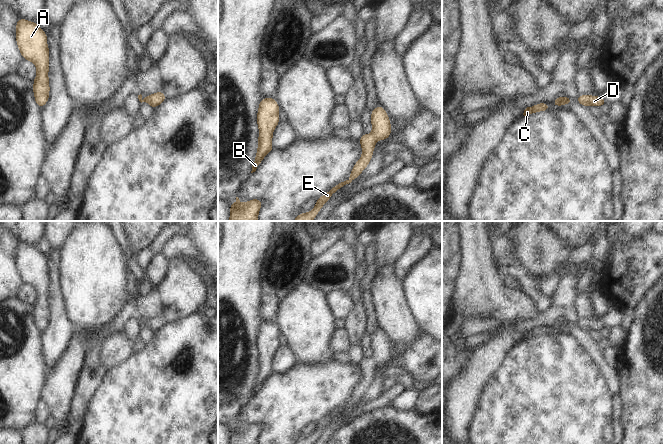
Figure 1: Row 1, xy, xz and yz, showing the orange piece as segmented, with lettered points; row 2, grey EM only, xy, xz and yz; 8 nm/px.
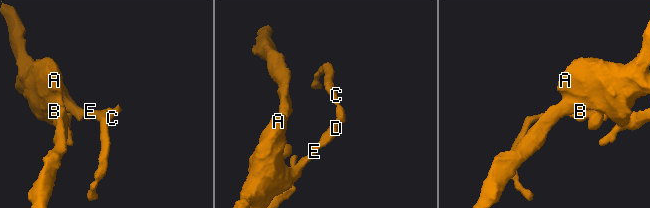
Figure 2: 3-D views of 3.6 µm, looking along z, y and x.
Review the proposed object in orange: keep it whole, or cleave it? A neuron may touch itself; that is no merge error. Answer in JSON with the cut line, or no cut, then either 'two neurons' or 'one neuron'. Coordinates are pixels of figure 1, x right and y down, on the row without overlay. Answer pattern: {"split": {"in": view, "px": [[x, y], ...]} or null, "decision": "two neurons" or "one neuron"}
{"split": null, "decision": "one neuron"}

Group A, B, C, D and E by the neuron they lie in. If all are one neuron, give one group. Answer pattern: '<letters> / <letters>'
A B C D E

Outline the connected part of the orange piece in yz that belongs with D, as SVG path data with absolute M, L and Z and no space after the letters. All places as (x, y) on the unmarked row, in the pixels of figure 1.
M587 318L579 319L576 326L579 326L585 331L596 330L598 332L607 327L605 323L600 320L592 320Z

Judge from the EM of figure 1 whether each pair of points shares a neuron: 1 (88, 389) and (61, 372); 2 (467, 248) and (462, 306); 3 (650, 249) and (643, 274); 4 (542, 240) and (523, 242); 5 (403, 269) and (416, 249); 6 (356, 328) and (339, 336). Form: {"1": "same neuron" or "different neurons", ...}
{"1": "different neurons", "2": "same neuron", "3": "same neuron", "4": "same neuron", "5": "same neuron", "6": "different neurons"}

